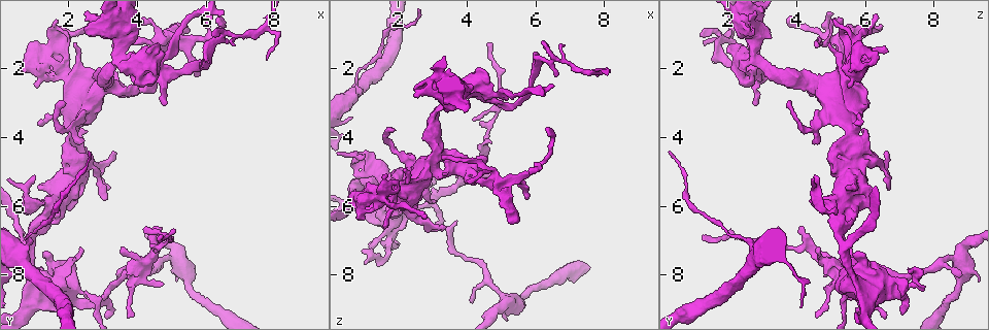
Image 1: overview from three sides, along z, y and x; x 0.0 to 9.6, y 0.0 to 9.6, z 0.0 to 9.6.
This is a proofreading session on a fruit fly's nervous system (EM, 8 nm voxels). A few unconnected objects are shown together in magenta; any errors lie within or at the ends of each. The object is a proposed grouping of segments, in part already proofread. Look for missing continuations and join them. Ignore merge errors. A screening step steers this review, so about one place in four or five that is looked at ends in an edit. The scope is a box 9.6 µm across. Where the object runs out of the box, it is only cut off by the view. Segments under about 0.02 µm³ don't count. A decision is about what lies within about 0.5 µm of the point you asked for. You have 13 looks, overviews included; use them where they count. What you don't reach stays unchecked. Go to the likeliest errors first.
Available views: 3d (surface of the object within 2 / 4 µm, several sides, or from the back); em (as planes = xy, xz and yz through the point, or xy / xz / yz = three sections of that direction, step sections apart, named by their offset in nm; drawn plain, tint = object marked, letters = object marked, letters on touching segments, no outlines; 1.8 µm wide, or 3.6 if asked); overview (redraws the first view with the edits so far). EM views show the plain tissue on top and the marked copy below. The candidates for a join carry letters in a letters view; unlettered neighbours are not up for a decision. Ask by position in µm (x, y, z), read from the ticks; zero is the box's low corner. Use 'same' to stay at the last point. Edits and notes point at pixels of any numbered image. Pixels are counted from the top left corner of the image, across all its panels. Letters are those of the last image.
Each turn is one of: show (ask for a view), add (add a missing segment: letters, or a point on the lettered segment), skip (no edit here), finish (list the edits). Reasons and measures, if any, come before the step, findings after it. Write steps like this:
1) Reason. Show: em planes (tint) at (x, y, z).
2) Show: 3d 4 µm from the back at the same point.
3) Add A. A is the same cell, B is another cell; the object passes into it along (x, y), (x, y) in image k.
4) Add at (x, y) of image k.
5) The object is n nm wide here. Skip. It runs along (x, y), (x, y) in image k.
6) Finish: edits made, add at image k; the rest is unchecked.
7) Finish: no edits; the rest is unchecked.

Closes a loop. Show: em planes (letters) at (1.90, 1.00, 5.25).

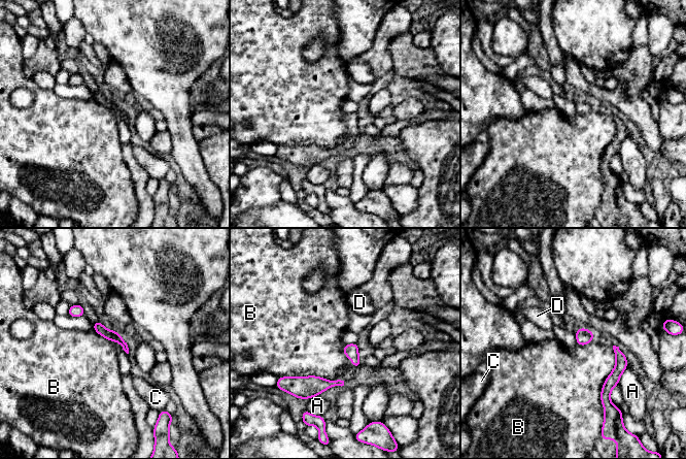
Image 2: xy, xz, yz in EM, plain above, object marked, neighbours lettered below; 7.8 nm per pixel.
Skip. A, B, C and D are other cells; a border runs along (613, 346), (603, 410) in image 2; none of them fits.

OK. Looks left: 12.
Show: 3d 4 µm from the back at (4.25, 1.60, 2.60).

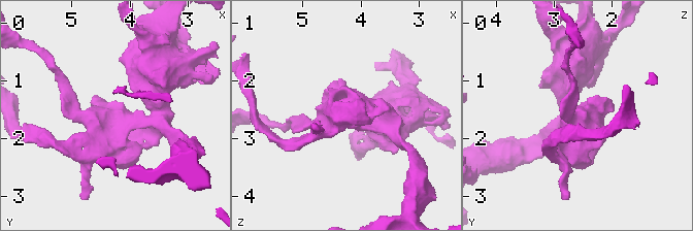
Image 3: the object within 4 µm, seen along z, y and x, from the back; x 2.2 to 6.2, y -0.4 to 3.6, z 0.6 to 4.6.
Need the tissue. Show: em xz step 4 (tint) at (4.15, 1.60, 2.55).

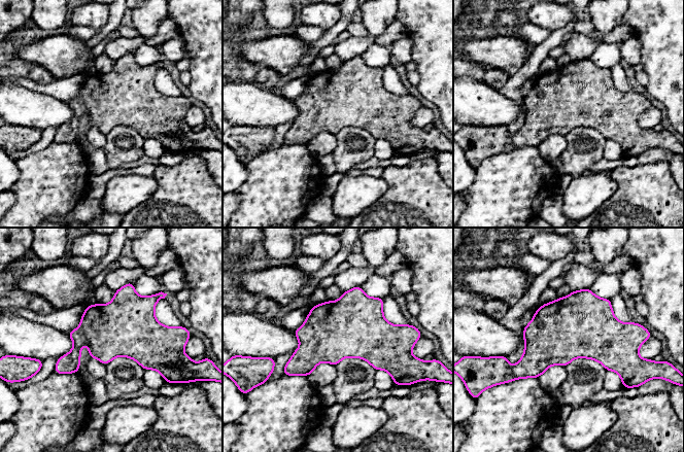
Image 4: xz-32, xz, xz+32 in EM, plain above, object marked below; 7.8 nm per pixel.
Cut it another way. Show: em planes (letters) at the same point.

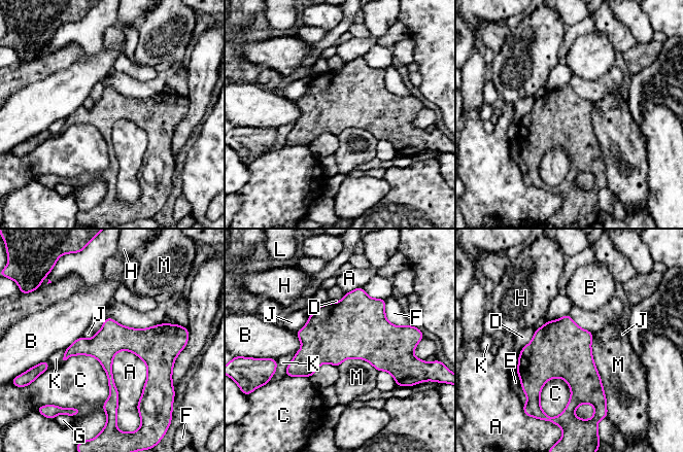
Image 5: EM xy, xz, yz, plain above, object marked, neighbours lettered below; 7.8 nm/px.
Skip. A, B, C, D, E, F, G, H, J, K, L and M are other cells; a border runs along (126, 349), (112, 359), (115, 415) in image 5; none of them fits.

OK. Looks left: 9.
Closes a loop. Show: 3d 4 µm at (1.35, 8.55, 7.05).

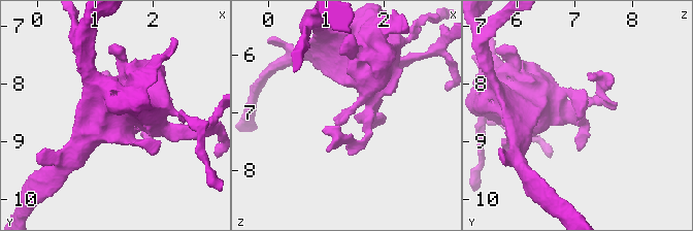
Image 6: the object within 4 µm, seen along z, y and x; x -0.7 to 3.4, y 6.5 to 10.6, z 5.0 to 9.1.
Show: em yz step 16 (tint) at the same point.

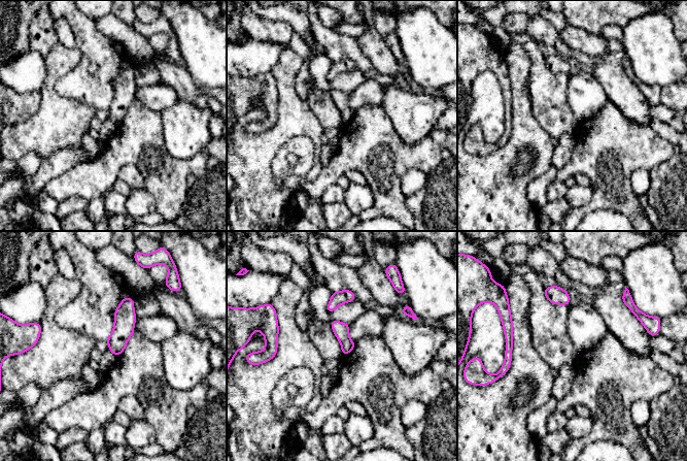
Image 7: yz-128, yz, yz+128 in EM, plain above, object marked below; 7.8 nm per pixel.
Show: em xz step 4 (letters) at the same point.

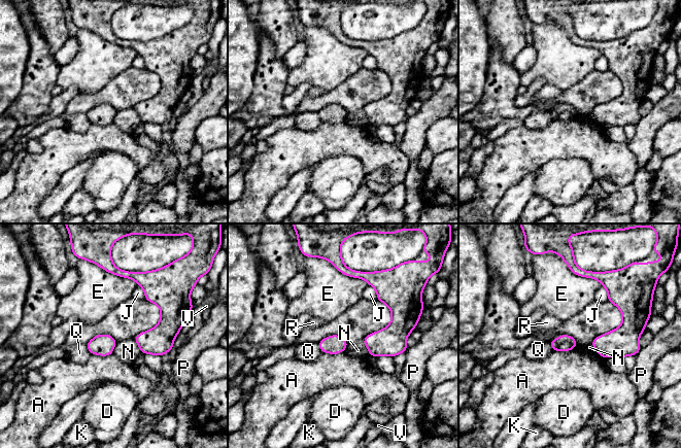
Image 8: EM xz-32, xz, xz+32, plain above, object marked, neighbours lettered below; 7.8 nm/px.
Skip. A, D, E, J, K, N, P, Q, R and V are other cells; no lettered segment goes on from it.

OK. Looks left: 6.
An open end. Show: em xz step 4 (tint) at (5.40, 0.75, 6.50).

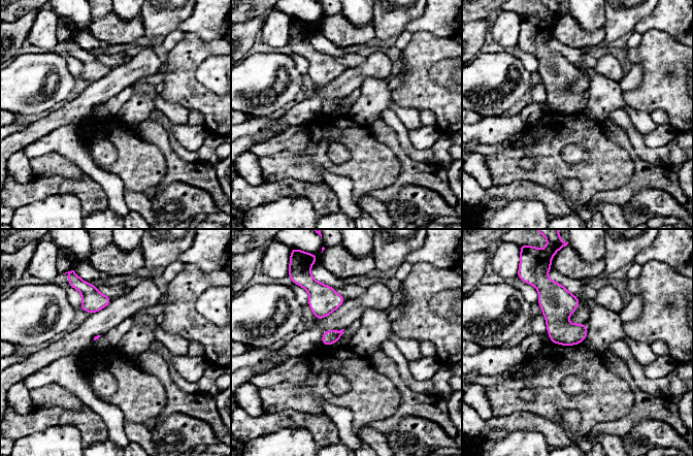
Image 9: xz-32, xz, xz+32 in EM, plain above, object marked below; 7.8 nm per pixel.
Cut it another way. Show: em planes (letters) at the same point.

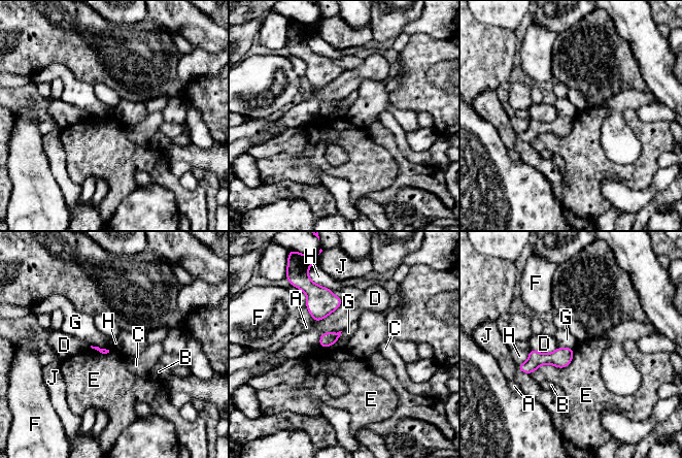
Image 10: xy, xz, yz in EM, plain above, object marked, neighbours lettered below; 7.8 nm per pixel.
Skip. A, B, C, D, E, F, G, H and J are other cells; it runs along (571, 351), (520, 366) in image 10; no lettered segment goes on from it.

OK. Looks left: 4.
Touches itself. Show: em xz step 4 (tint) at (2.05, 7.80, 5.25).

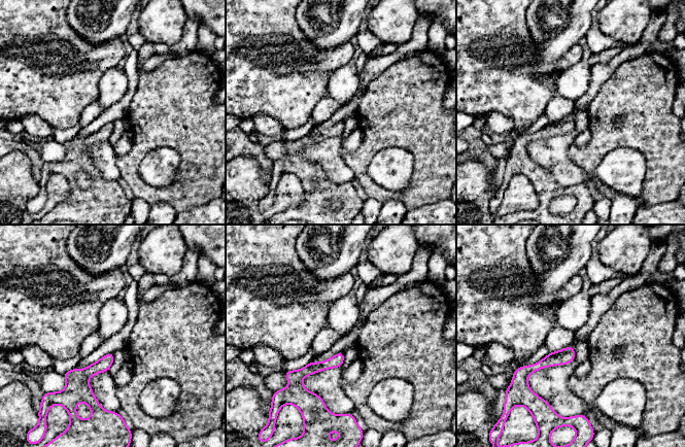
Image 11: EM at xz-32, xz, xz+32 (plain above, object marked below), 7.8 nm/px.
Show: em yz step 8 (letters) at the same point.

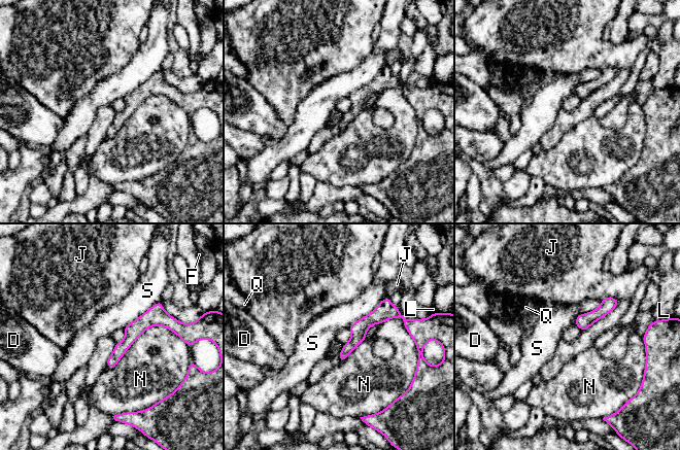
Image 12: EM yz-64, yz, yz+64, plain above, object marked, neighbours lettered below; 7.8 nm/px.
Skip. D, F, J, L, N, Q and S are other cells; it runs along (159, 305), (131, 335), (109, 365) in image 12; none of them fits.

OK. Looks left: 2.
Finish: no edits; the rest is unchecked.

